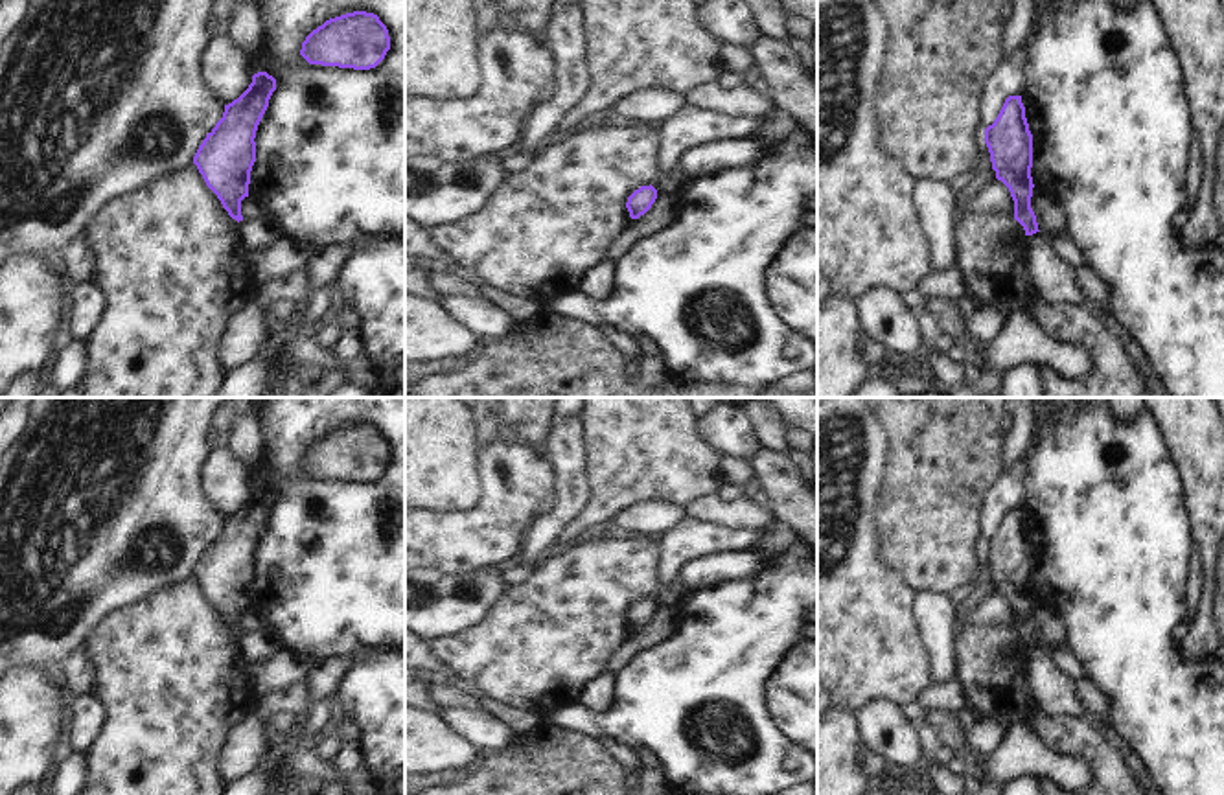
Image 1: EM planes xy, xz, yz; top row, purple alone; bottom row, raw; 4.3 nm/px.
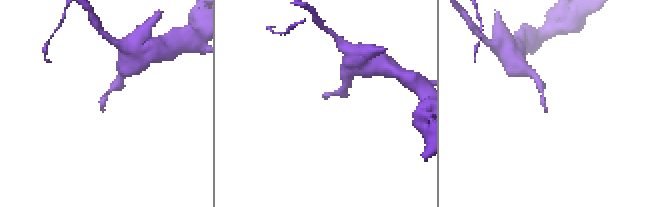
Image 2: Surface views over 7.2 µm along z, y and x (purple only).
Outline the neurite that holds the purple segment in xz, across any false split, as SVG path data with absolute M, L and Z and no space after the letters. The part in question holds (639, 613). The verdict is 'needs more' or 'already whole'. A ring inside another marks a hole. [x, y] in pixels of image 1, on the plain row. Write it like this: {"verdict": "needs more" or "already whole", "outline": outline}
{"verdict": "already whole", "outline": "M652 596L635 602L626 615L629 629L639 631L641 628L644 628L655 615L655 611L657 611L657 602Z"}

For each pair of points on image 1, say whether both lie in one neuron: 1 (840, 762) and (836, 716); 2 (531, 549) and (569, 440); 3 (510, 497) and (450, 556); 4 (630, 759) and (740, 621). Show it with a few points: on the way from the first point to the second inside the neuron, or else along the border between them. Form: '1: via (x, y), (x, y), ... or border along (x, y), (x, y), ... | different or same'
1: via (836, 751), (836, 727) | same
2: via (554, 521), (569, 501), (569, 468) | same
3: via (496, 512), (464, 541) | same
4: border along (593, 735), (612, 735), (634, 749) | different

